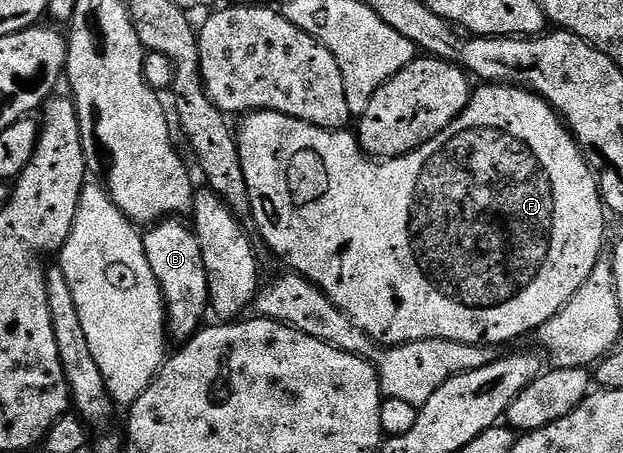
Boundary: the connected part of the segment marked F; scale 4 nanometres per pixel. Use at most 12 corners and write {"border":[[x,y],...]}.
{"border":[[518,85],[382,161],[244,114],[273,254],[384,348],[538,332],[599,180]]}

